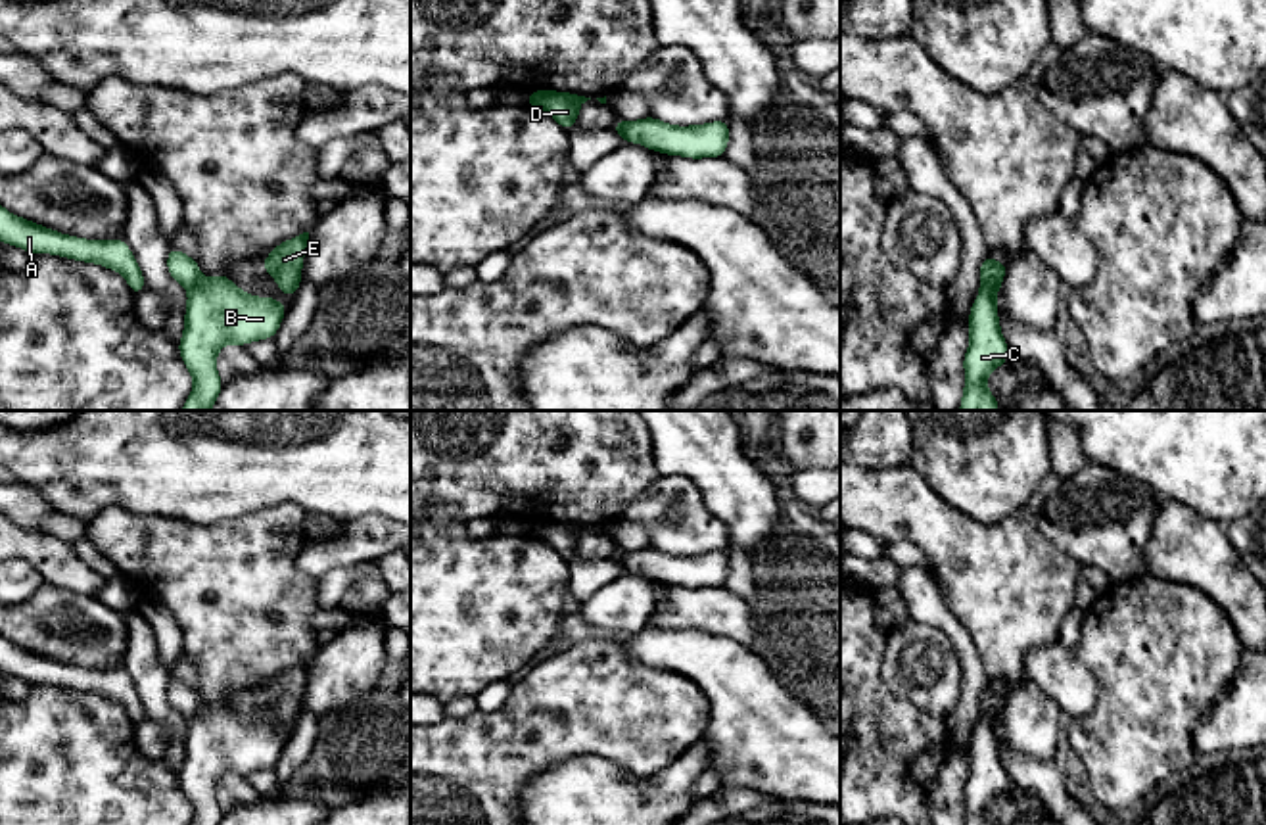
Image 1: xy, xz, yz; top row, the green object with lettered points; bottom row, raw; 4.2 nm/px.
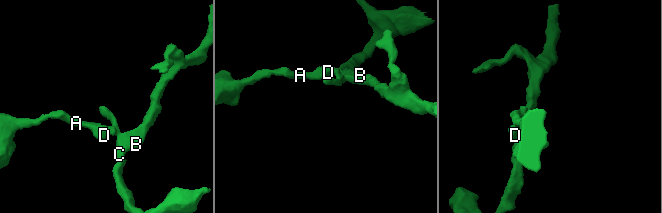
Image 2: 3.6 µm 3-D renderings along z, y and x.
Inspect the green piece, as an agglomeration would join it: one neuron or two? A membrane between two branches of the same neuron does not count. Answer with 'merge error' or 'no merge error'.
merge error

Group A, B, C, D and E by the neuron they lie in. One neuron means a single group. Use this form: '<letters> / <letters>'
A D / B C E

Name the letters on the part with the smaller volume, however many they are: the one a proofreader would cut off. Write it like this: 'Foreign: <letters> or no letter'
Foreign: B, C, E

